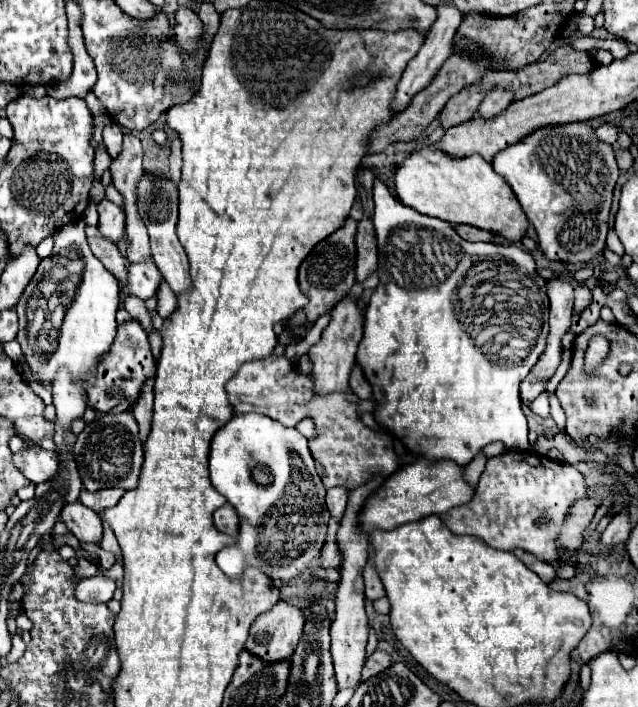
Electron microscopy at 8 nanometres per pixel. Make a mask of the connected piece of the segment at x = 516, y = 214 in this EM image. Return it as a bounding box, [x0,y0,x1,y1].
[394,145,526,243]

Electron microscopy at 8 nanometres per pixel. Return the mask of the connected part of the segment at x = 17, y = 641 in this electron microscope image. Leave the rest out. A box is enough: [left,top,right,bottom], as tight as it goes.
[6,635,26,661]

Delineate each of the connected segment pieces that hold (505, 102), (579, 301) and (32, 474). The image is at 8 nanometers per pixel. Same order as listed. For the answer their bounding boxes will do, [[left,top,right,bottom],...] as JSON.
[[478,87,514,117],[574,281,592,313],[12,447,58,485]]

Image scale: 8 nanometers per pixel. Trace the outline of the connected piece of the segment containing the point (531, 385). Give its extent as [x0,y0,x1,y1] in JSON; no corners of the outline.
[520,373,546,403]

